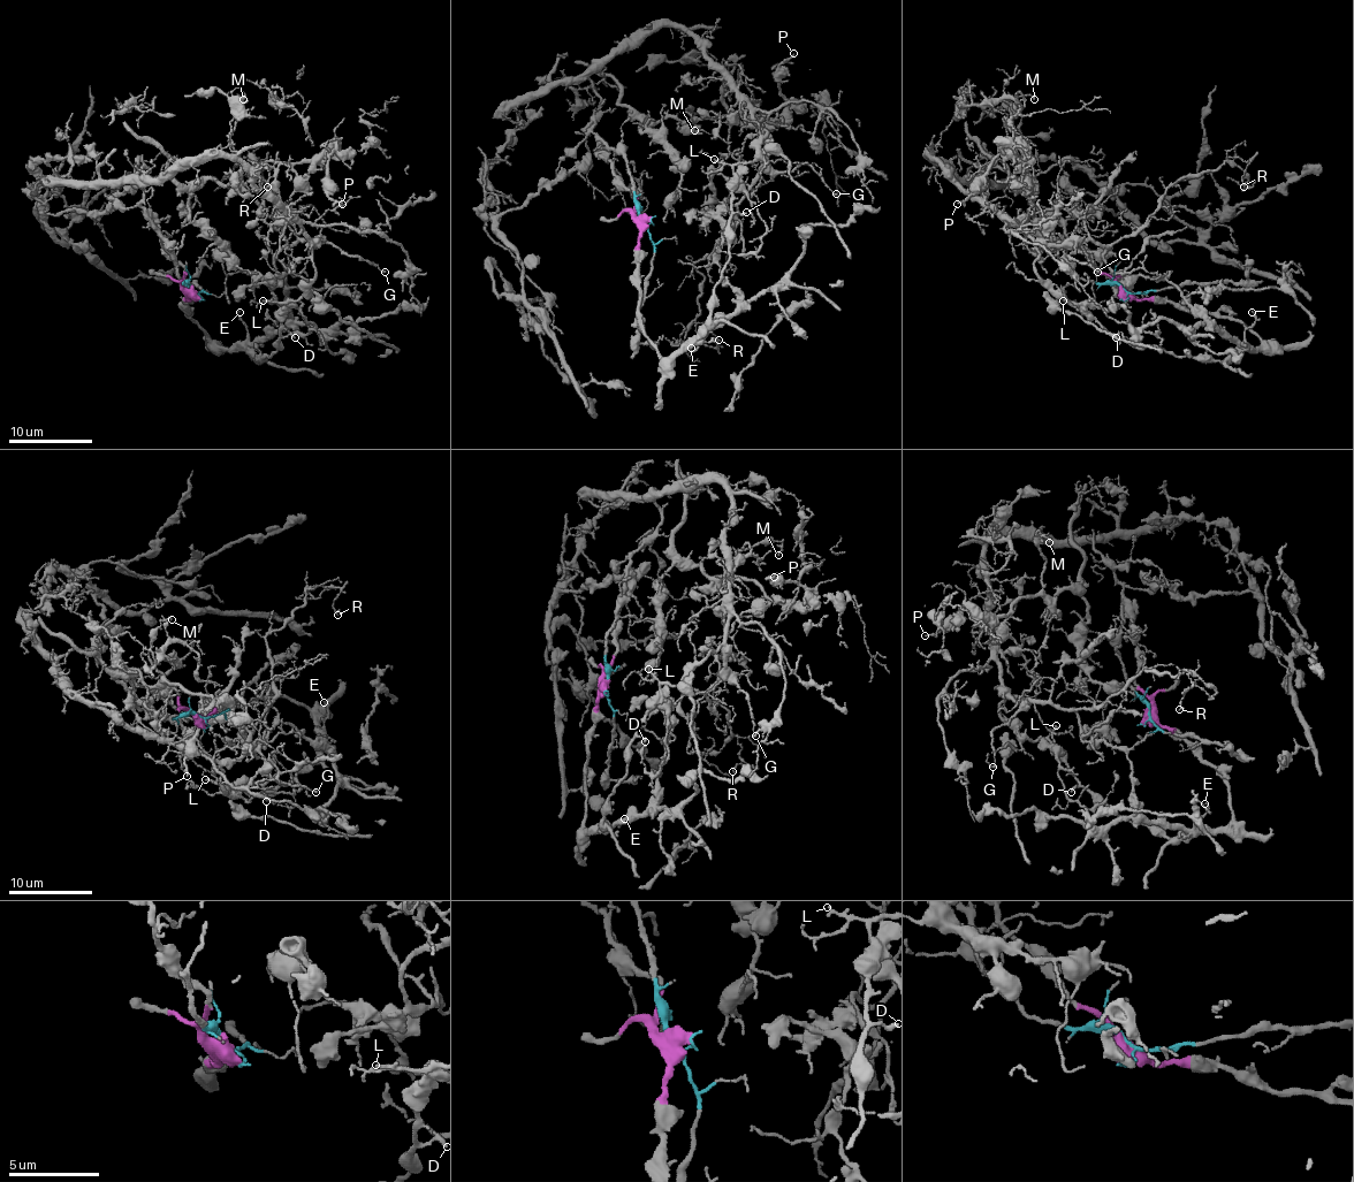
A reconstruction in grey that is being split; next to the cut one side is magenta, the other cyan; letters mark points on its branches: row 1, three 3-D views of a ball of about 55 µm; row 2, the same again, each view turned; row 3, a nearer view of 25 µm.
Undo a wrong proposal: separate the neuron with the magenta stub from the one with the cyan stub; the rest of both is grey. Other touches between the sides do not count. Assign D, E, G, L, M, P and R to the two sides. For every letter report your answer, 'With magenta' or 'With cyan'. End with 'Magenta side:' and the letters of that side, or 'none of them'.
D: With magenta
E: With magenta
G: With cyan
L: With cyan
M: With cyan
P: With cyan
R: With cyan
Magenta side: D, E

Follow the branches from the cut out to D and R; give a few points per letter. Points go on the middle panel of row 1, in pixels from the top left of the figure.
D: (644, 219), (639, 328), (667, 358), (677, 353), (705, 325), (713, 287), (730, 254), (730, 218), (746, 213)
R: (644, 221), (593, 131), (588, 78), (679, 25), (766, 145), (732, 241), (694, 266), (695, 330), (720, 338)

